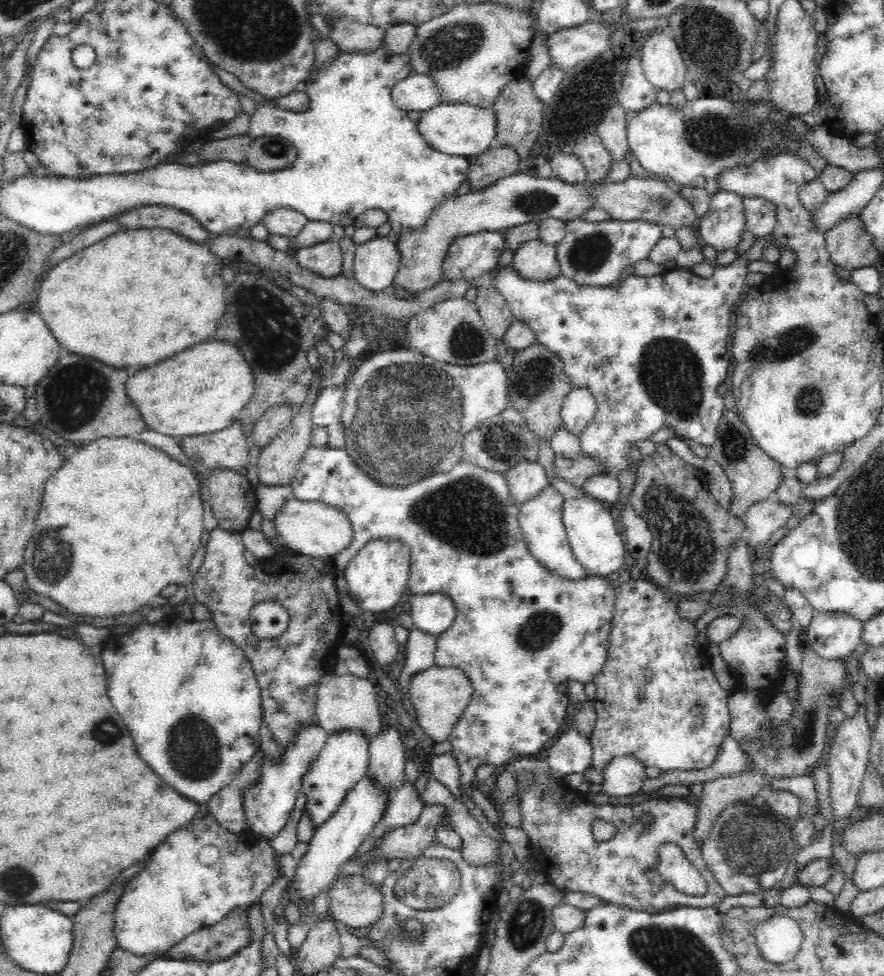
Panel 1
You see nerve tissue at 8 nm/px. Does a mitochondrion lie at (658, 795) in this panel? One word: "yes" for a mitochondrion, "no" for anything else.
no

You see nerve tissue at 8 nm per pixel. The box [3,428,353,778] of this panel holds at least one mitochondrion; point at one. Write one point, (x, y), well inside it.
(57, 553)

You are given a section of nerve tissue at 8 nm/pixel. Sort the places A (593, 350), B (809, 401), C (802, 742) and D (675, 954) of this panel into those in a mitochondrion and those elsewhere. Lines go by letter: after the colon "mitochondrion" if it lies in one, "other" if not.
A: other
B: mitochondrion
C: mitochondrion
D: mitochondrion

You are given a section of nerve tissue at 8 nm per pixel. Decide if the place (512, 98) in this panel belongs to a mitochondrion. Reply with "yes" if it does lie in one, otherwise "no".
no

